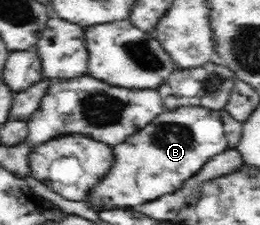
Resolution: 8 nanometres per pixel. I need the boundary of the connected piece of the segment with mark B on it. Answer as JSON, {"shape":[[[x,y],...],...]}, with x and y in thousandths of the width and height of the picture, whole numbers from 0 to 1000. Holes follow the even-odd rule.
{"shape":[[[715,471],[608,507],[600,533],[477,631],[446,649],[446,729],[431,791],[408,791],[377,827],[369,871],[338,898],[431,916],[523,916],[608,871],[654,862],[700,836],[708,800],[754,782],[792,720],[838,684],[908,662],[938,596],[938,551],[869,489],[815,489],[781,471]],[[546,782],[546,791],[538,791]],[[600,782],[600,791],[592,791]]]}

